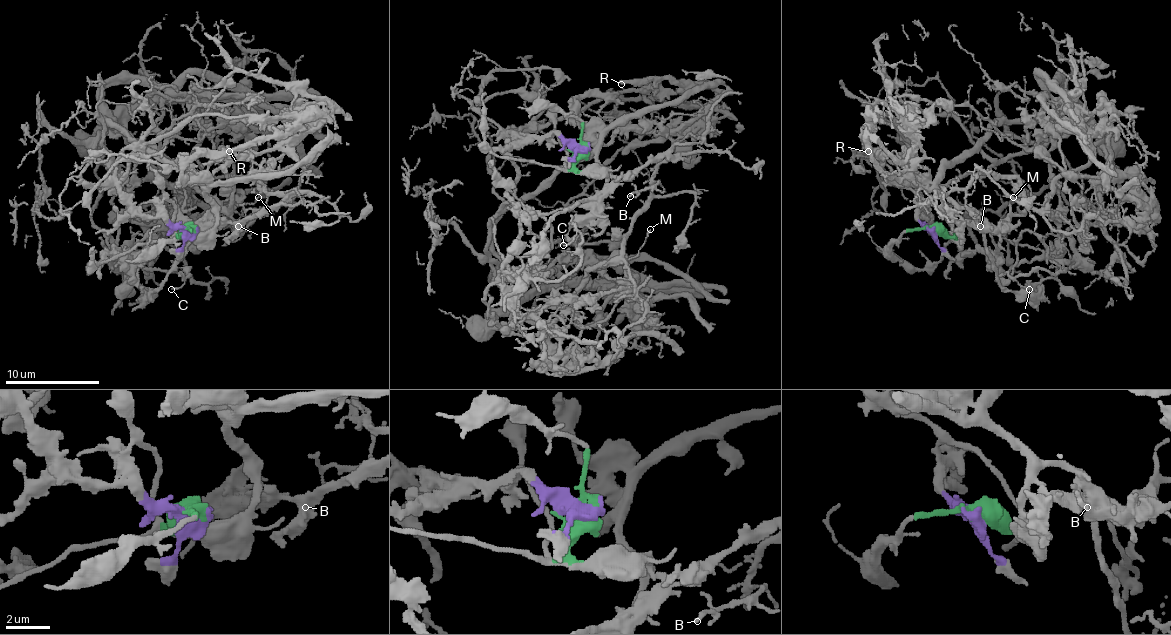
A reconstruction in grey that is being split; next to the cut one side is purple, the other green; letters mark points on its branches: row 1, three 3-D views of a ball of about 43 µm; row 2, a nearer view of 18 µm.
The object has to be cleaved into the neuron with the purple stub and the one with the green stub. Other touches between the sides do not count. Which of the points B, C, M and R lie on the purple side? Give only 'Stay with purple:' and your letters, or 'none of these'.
Stay with purple: R

